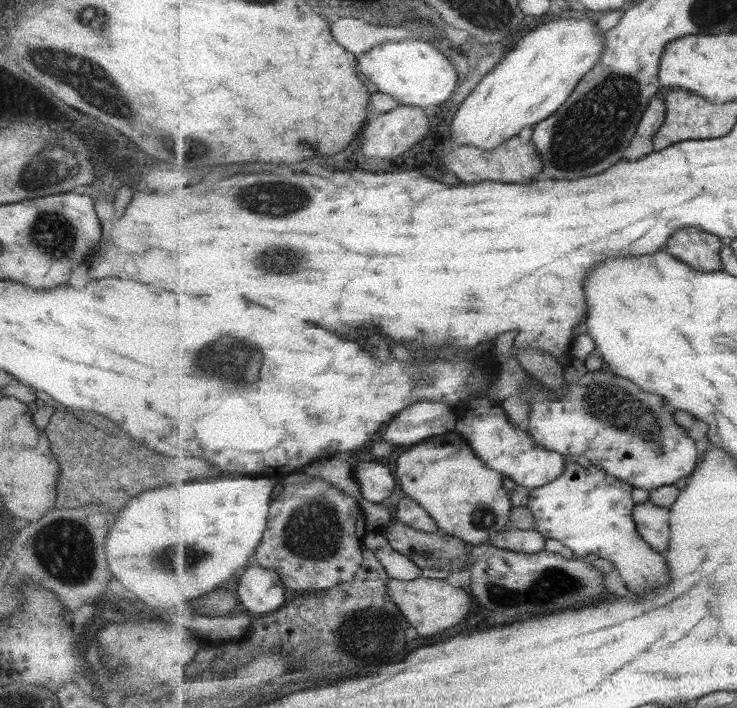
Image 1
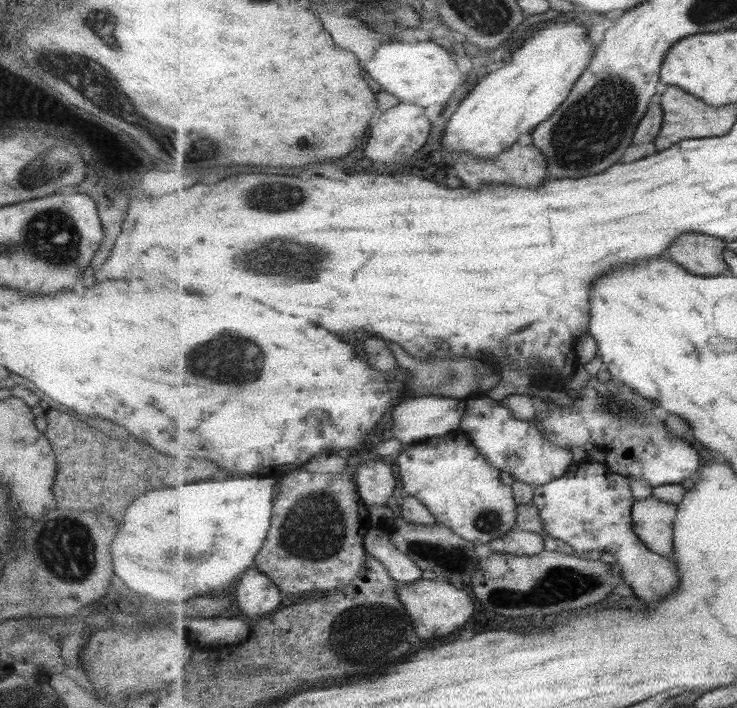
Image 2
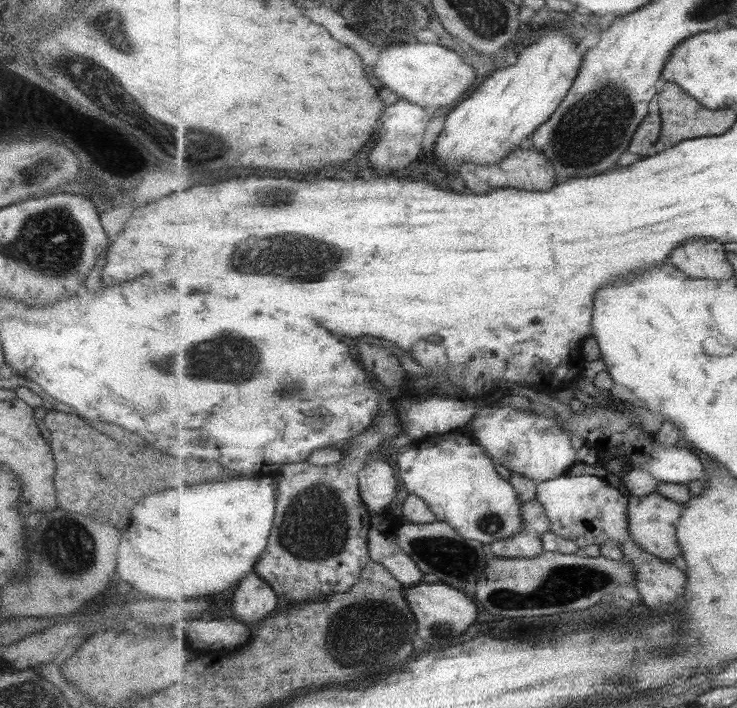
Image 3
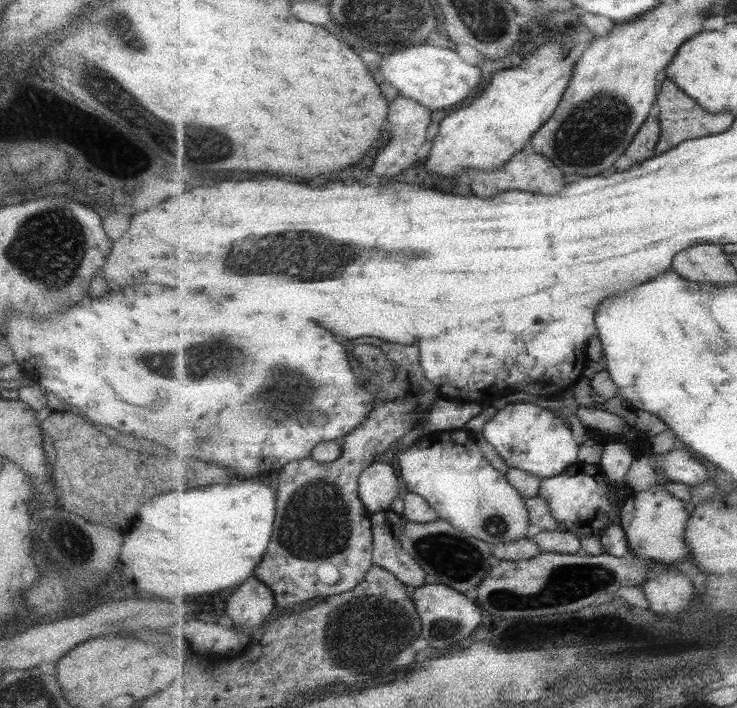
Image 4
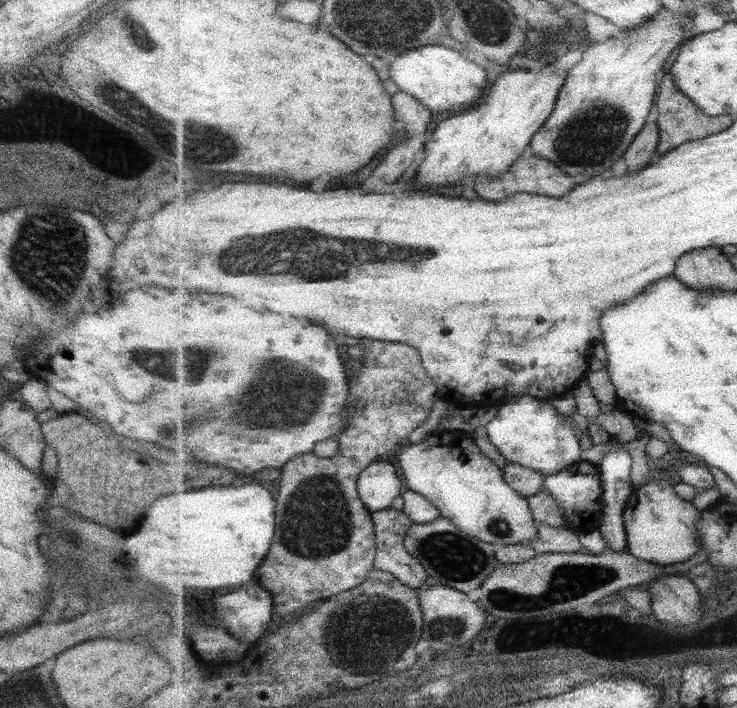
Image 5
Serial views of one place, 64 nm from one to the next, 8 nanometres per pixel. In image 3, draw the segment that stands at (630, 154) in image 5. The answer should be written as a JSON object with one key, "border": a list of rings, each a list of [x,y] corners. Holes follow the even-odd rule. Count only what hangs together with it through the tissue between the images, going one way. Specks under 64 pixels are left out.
{"border":[[[655,98],[655,104],[650,106],[650,115],[642,122],[642,126],[635,133],[635,140],[632,140],[629,152],[639,154],[641,158],[649,157],[649,150],[659,142],[662,124],[659,99]]]}

